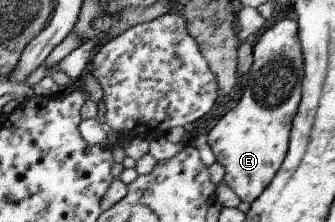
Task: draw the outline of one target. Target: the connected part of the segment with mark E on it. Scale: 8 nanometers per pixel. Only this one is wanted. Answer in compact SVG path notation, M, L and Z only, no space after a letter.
M287 17L273 24L259 41L253 45L253 64L249 70L249 80L239 104L227 112L208 134L209 146L218 164L224 167L225 184L241 199L250 205L266 190L277 175L288 152L290 131L301 101L303 81L303 58L298 38L298 25L295 19Z

